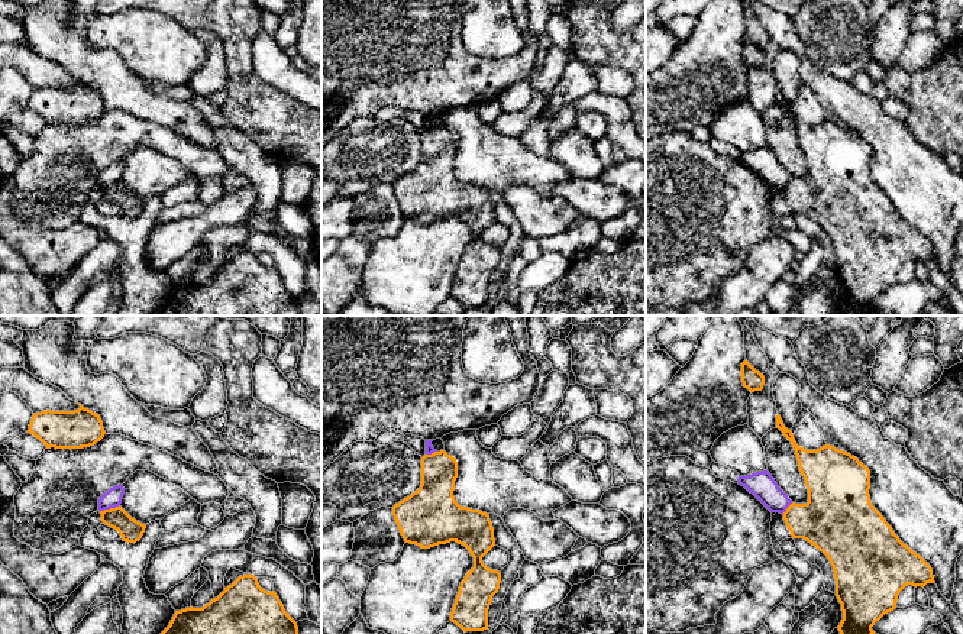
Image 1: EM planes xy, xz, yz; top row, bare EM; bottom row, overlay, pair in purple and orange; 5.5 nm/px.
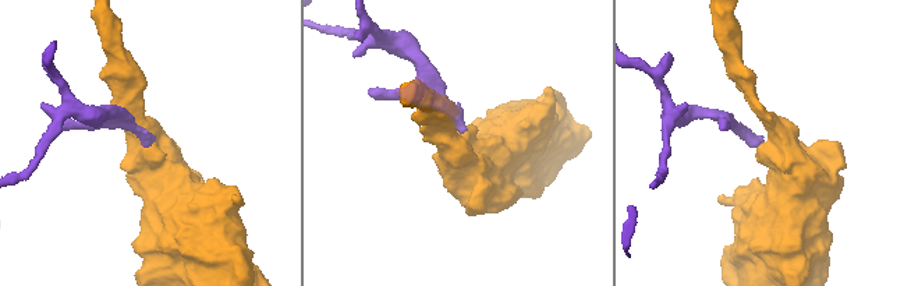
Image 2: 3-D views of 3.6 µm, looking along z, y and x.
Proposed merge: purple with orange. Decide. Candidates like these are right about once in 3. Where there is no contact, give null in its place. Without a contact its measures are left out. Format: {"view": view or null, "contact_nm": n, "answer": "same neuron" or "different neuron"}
{"view": "xy", "contact_nm": 120, "answer": "different neuron"}

